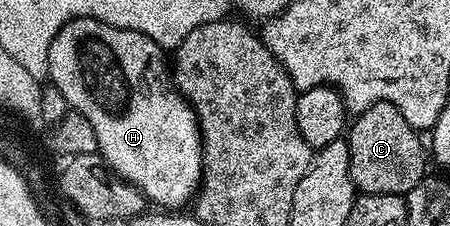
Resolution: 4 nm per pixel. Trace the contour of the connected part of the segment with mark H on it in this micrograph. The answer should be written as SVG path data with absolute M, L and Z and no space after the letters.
M77 17L52 39L48 67L49 80L62 92L67 106L92 123L102 160L136 186L147 202L176 207L172 205L182 205L197 194L202 184L198 116L174 84L162 46L143 33Z

